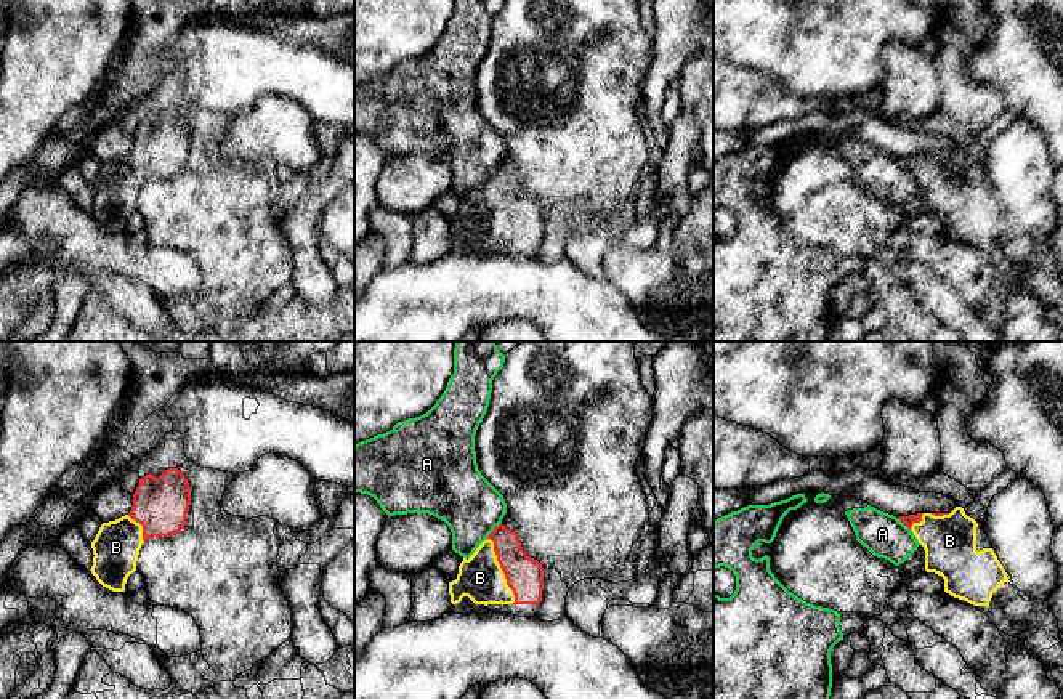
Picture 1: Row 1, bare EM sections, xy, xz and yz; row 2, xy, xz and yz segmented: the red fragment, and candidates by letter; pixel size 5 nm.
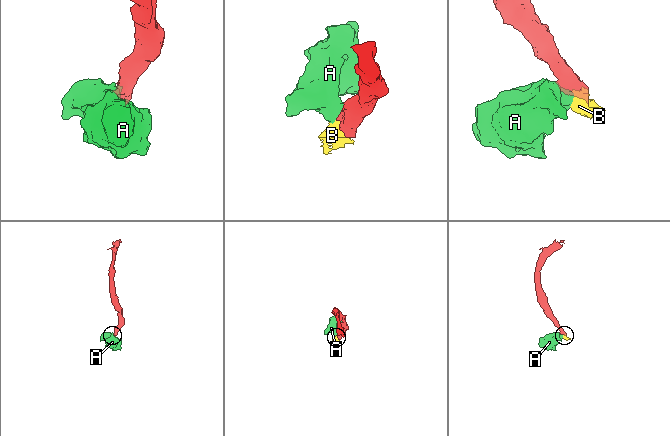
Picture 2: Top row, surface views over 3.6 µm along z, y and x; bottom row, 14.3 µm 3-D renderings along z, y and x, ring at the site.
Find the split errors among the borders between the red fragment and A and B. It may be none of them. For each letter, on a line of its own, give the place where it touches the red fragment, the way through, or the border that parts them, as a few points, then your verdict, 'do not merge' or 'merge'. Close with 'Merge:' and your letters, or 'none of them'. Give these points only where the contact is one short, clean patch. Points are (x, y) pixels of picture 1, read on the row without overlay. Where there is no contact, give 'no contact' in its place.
A: contact xz (494, 170); border xz (501, 162), (486, 178); do not merge
B: contact xz (502, 210); way xz (525, 217), (509, 217), (502, 210), (488, 218), (480, 218); merge
Merge: B

